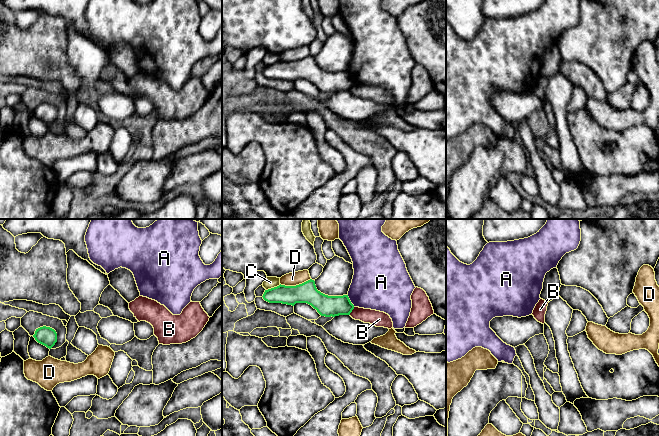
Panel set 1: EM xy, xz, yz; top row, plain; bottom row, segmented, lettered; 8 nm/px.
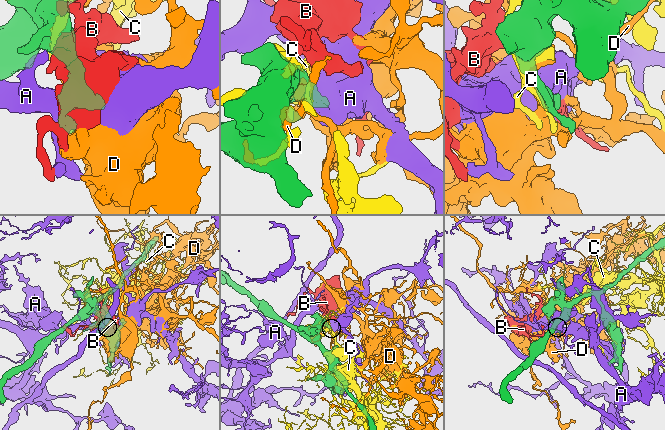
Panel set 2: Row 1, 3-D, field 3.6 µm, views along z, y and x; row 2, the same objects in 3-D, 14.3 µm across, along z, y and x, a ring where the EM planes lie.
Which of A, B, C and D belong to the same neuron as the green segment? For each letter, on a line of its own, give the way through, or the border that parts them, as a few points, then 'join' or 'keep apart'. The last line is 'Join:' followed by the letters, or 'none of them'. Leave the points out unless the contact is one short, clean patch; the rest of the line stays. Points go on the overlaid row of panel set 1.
A: keep apart
B: along xz (354, 307), (349, 314) | keep apart
C: keep apart
D: keep apart
Join: none of them

